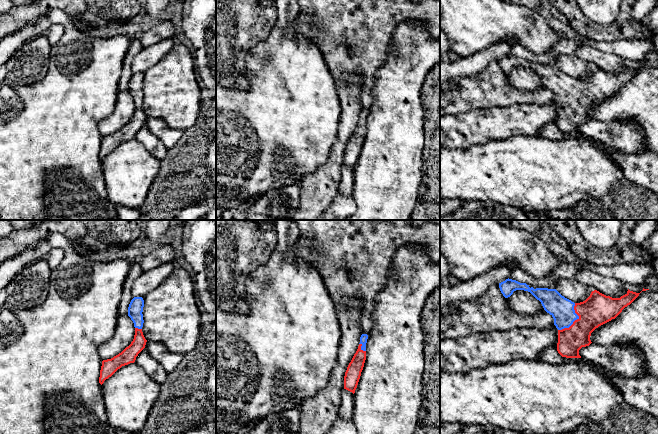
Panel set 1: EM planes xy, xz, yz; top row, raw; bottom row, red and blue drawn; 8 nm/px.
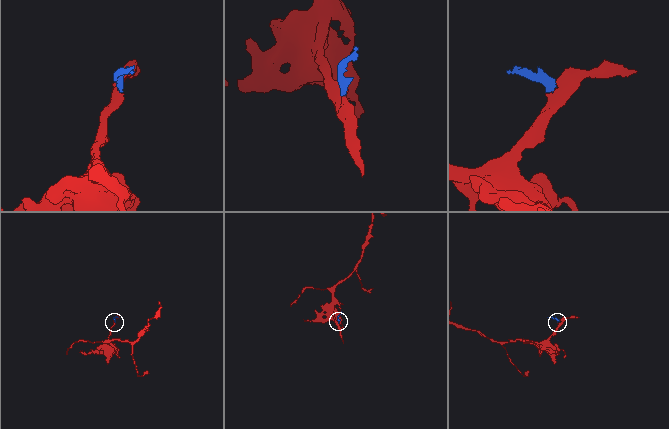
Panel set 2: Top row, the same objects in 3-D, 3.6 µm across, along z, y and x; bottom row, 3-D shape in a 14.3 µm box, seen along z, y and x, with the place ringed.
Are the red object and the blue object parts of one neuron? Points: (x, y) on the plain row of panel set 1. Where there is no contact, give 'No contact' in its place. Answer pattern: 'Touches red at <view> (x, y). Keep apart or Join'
Touches red at yz (575, 96). Join

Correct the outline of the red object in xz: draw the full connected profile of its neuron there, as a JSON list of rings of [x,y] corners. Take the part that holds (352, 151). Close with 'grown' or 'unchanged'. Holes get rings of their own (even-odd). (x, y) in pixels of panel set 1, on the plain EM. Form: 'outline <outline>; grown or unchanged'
outline [[[362,110],[360,113],[360,119],[356,129],[354,130],[351,138],[349,139],[344,152],[344,165],[355,169],[357,164],[361,148],[366,136],[366,119],[368,111]]]; grown

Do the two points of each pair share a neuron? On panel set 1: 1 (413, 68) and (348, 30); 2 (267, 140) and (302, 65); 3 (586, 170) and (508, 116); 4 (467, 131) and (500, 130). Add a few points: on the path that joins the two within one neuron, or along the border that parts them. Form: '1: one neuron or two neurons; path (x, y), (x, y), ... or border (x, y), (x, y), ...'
1: two neurons; border (394, 30), (385, 62), (376, 73)
2: one neuron; path (286, 121), (292, 110), (294, 84)
3: two neurons; border (513, 136), (538, 137)
4: one neuron; path (475, 130), (492, 130)

